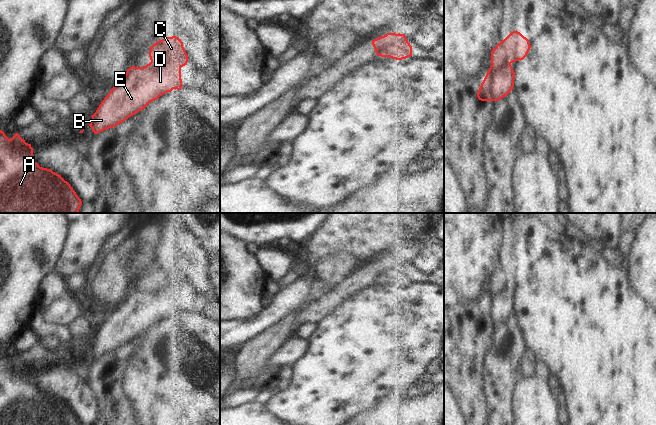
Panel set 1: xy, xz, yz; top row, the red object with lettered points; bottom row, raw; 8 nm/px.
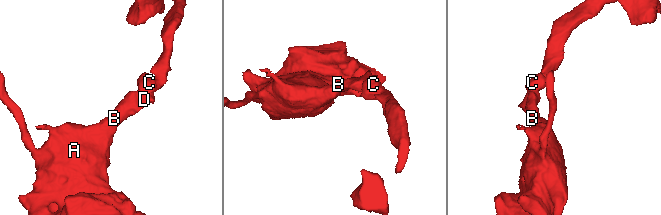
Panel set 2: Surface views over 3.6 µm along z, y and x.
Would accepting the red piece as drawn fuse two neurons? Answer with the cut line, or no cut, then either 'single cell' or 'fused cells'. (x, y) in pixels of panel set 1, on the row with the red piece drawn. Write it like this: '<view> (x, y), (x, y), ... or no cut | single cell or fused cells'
no cut | single cell

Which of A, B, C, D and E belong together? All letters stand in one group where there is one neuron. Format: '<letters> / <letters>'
A B C D E

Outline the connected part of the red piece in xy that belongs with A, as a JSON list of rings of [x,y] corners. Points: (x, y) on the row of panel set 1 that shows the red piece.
[[[0,130],[0,213],[78,213],[81,199],[61,175],[35,162],[33,150],[18,133],[9,139]]]

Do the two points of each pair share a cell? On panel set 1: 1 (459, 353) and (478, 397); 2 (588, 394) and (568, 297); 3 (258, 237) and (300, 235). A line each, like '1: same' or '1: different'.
1: same
2: same
3: same

